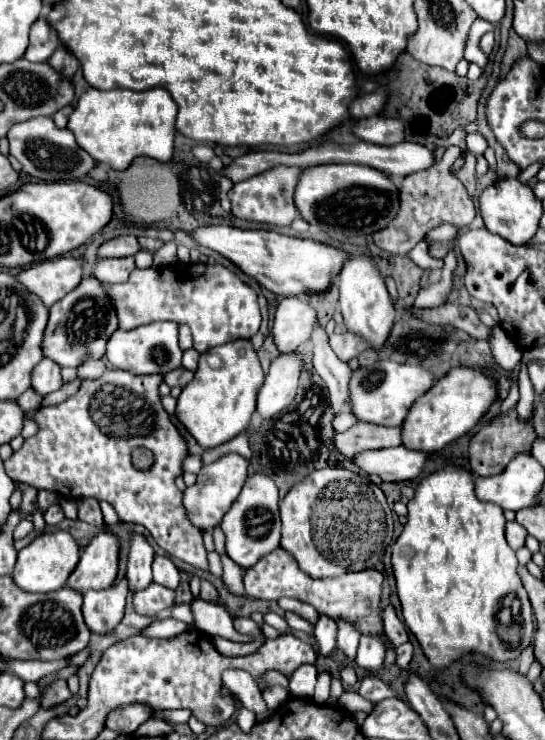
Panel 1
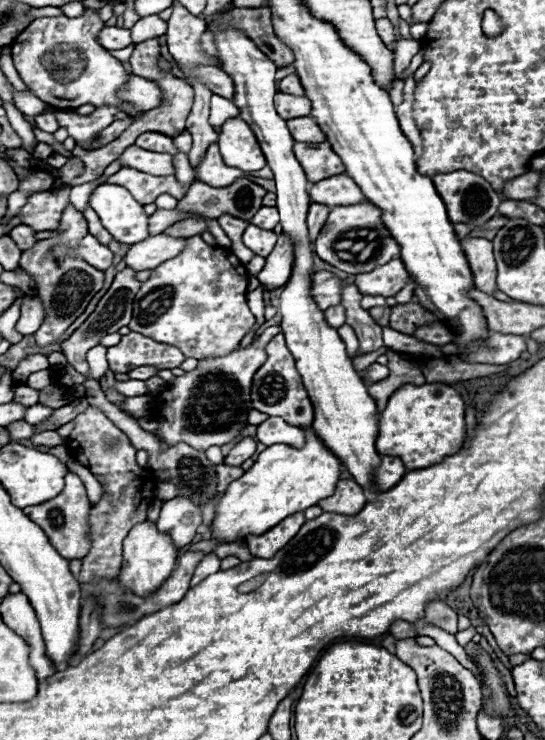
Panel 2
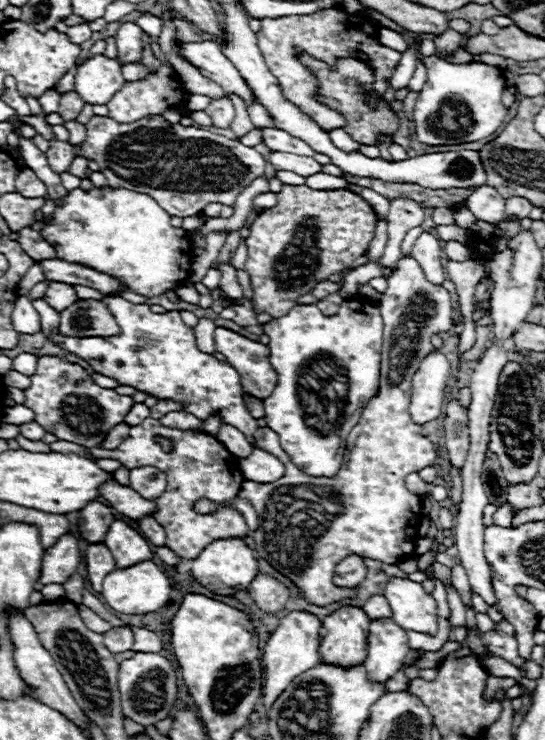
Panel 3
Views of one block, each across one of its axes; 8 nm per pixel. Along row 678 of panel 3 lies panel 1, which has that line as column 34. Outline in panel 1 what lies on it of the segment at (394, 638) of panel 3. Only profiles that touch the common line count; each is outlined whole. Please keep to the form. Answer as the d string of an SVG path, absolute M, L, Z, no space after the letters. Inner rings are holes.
M42 360L34 372L32 372L32 388L46 396L50 392L56 392L62 386L62 376L60 376L60 366L54 364L54 360Z

